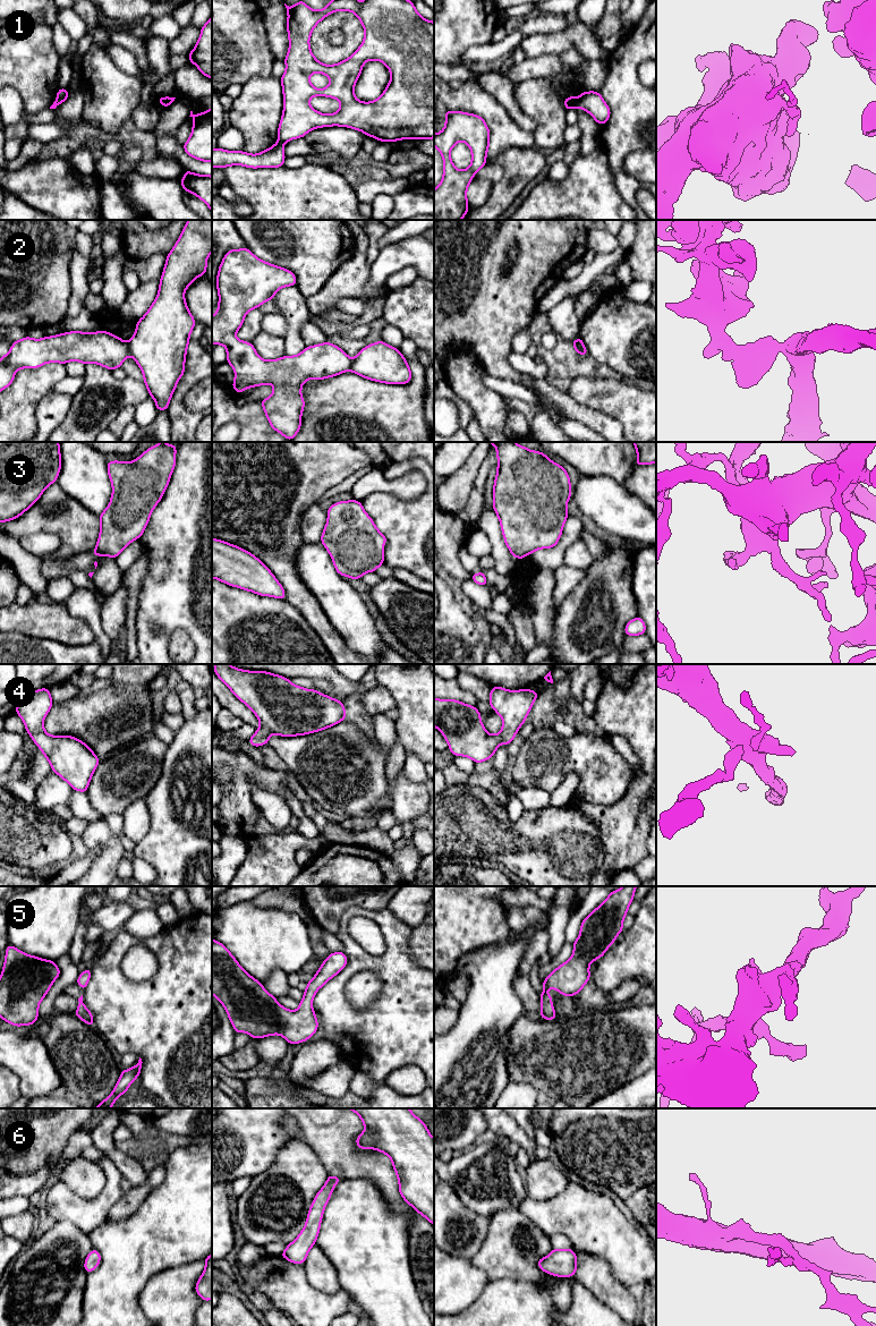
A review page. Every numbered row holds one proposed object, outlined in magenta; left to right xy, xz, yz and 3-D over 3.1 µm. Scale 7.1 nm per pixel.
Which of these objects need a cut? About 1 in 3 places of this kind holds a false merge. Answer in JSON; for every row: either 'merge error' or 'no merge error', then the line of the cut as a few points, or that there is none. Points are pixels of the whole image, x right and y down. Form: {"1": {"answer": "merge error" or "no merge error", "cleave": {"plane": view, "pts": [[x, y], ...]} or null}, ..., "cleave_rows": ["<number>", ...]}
{"1": {"answer": "merge error", "cleave": {"plane": "yz", "pts": [[577, 100], [575, 107]]}}, "2": {"answer": "merge error", "cleave": {"plane": "xy", "pts": [[127, 342], [129, 354]]}}, "3": {"answer": "no merge error", "cleave": null}, "4": {"answer": "no merge error", "cleave": null}, "5": {"answer": "no merge error", "cleave": null}, "6": {"answer": "no merge error", "cleave": null}, "cleave_rows": ["1", "2"]}

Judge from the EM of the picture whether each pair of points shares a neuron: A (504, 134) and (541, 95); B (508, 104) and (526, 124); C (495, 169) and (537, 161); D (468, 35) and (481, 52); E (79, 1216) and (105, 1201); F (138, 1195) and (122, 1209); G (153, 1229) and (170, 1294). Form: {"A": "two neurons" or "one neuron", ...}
{"A": "two neurons", "B": "one neuron", "C": "two neurons", "D": "two neurons", "E": "one neuron", "F": "one neuron", "G": "two neurons"}

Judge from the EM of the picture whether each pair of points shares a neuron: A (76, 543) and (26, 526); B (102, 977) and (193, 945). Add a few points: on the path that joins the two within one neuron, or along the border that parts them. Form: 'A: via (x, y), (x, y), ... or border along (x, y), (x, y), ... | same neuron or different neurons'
A: via (64, 530), (58, 525), (39, 525) | same neuron
B: via (126, 989), (152, 989), (172, 969) | same neuron

